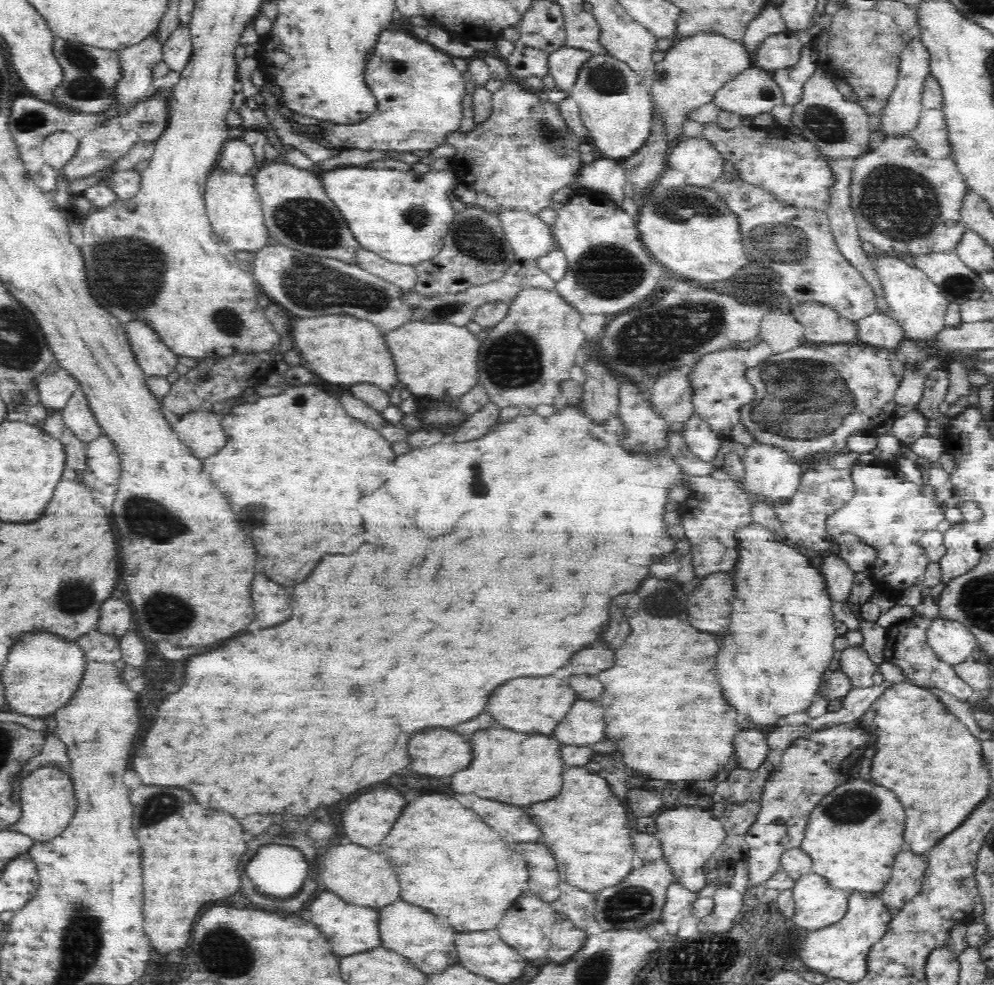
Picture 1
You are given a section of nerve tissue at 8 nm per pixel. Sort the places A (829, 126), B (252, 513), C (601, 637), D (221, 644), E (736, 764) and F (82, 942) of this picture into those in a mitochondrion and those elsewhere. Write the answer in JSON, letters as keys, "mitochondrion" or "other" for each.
{"A":"mitochondrion","B":"mitochondrion","C":"other","D":"other","E":"other","F":"mitochondrion"}

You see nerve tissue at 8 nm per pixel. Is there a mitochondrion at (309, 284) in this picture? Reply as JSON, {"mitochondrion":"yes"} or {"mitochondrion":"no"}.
{"mitochondrion":"yes"}

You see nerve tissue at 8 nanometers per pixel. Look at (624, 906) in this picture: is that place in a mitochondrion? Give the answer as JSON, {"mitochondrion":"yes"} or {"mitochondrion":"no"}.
{"mitochondrion":"yes"}

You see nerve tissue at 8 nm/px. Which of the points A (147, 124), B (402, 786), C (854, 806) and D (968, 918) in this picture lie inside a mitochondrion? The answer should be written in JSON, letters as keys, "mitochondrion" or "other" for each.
{"A":"mitochondrion","B":"other","C":"mitochondrion","D":"other"}

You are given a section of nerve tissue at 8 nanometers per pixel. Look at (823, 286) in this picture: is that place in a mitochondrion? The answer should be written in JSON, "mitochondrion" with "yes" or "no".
{"mitochondrion":"no"}

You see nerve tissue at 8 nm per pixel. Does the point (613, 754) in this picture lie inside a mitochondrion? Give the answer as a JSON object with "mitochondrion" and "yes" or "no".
{"mitochondrion":"no"}

